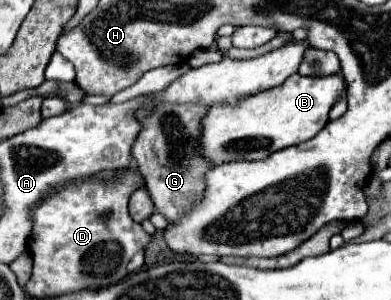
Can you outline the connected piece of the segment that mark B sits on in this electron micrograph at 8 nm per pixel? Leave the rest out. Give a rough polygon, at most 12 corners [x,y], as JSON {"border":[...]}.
{"border":[[343,76],[215,104],[199,154],[261,160],[327,124]]}

